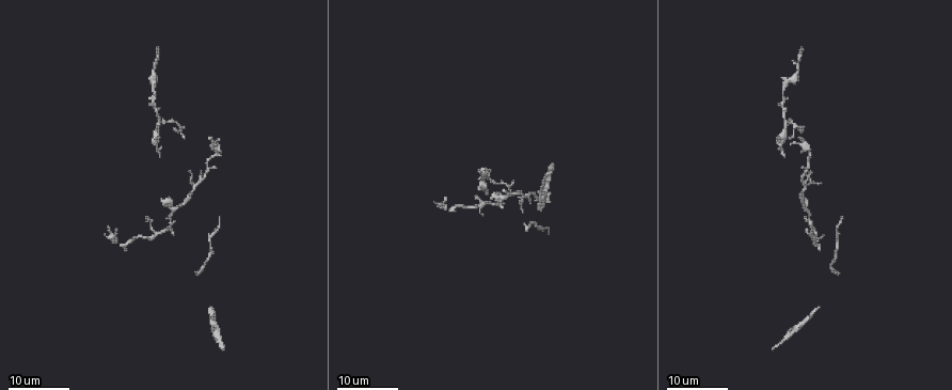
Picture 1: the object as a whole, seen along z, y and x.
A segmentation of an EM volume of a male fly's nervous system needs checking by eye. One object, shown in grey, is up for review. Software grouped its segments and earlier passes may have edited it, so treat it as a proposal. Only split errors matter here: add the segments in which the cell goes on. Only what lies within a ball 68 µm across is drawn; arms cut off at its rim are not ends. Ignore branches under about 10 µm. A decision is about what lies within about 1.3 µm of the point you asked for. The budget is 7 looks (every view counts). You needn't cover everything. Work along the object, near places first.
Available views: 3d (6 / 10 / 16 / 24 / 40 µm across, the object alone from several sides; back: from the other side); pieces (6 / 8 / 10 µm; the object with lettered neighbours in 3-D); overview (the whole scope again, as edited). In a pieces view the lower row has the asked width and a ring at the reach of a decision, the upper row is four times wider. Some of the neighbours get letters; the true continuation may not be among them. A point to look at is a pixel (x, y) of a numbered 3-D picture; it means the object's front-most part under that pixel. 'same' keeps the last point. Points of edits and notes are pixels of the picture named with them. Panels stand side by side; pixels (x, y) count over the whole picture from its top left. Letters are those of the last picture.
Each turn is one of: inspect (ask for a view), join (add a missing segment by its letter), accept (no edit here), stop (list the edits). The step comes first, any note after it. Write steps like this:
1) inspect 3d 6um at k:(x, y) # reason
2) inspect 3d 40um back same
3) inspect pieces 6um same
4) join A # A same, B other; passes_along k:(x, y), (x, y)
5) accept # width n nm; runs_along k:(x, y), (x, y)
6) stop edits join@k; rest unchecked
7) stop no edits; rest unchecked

inspect 3d 16um at 1:(791, 145)

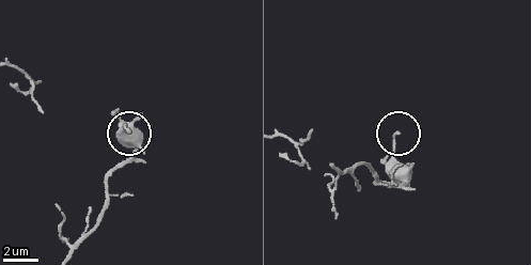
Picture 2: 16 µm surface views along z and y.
inspect pieces 6um at 2:(127, 131)

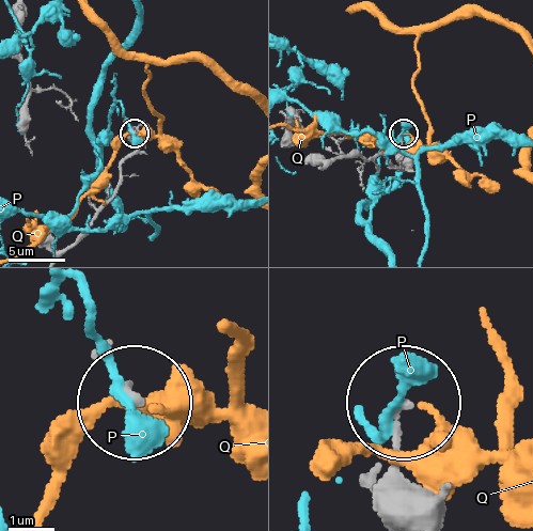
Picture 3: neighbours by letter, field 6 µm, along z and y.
accept # width 140 nm; P other, Q other; runs_along 3:(417, 517), (393, 449), (401, 406); none of them fits

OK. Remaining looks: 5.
inspect 3d 24um at 1:(819, 183) # thin end

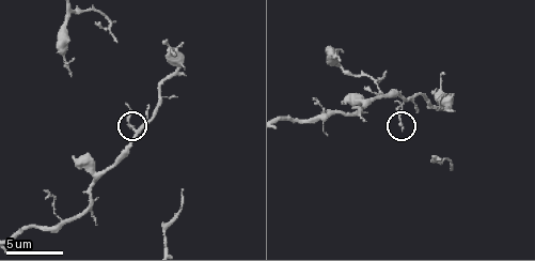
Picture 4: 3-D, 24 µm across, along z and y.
inspect pieces 6um at 4:(402, 129)

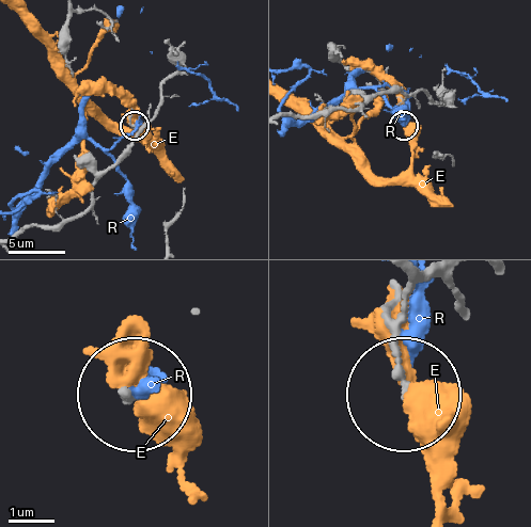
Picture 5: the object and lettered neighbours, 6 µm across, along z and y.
accept # E other, R other; none of them fits

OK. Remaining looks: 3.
inspect 3d 6um at 4:(369, 88) # branch stops here

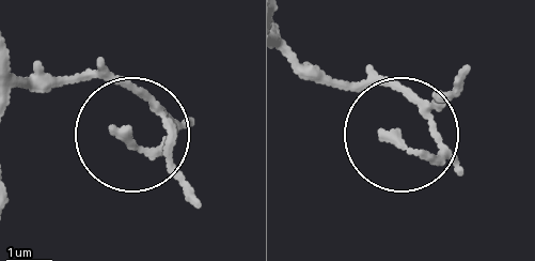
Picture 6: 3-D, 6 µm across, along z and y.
inspect pieces 10um at 6:(121, 132)

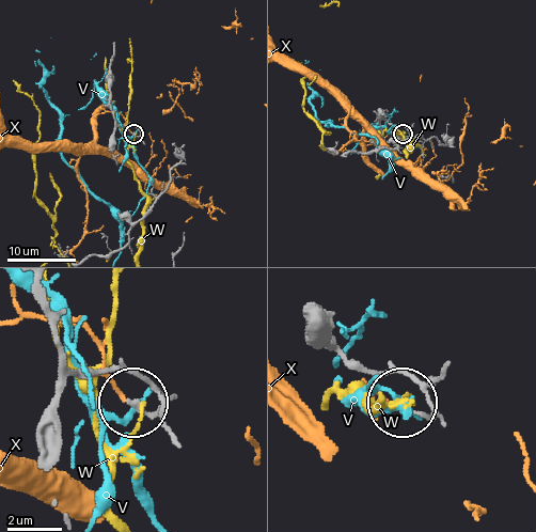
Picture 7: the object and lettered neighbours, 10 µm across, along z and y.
accept # V other, W other, X other; no lettered segment goes on from it

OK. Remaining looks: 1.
inspect pieces 10um at 4:(74, 156) # branch stops here

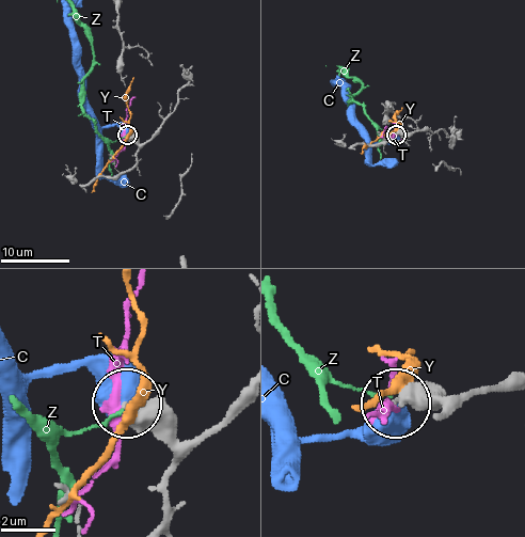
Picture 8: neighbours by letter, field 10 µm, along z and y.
accept # C other, T other, Y other, Z other; runs_along 8:(488, 388), (396, 399); none of them fits

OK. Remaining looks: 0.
stop no edits; rest unchecked

